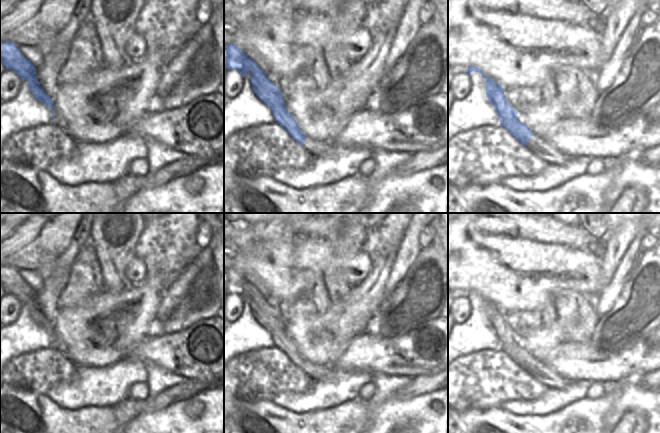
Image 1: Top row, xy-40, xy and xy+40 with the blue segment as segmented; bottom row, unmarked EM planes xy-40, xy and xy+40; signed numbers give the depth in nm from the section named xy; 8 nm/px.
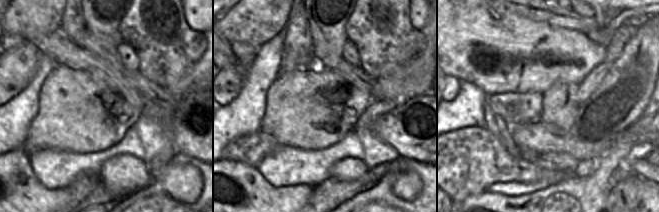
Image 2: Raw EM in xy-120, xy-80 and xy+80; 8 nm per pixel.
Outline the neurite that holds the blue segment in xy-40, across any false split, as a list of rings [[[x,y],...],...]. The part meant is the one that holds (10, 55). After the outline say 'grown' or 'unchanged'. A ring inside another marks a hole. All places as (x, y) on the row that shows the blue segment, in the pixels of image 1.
[[[1,42],[0,60],[6,69],[13,70],[22,80],[28,81],[28,87],[34,97],[50,107],[53,119],[54,102],[40,85],[36,77],[36,68],[22,55],[19,47],[13,42]]] | unchanged

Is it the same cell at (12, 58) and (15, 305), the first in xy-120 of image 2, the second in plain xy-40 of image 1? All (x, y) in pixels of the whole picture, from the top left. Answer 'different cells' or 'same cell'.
same cell

